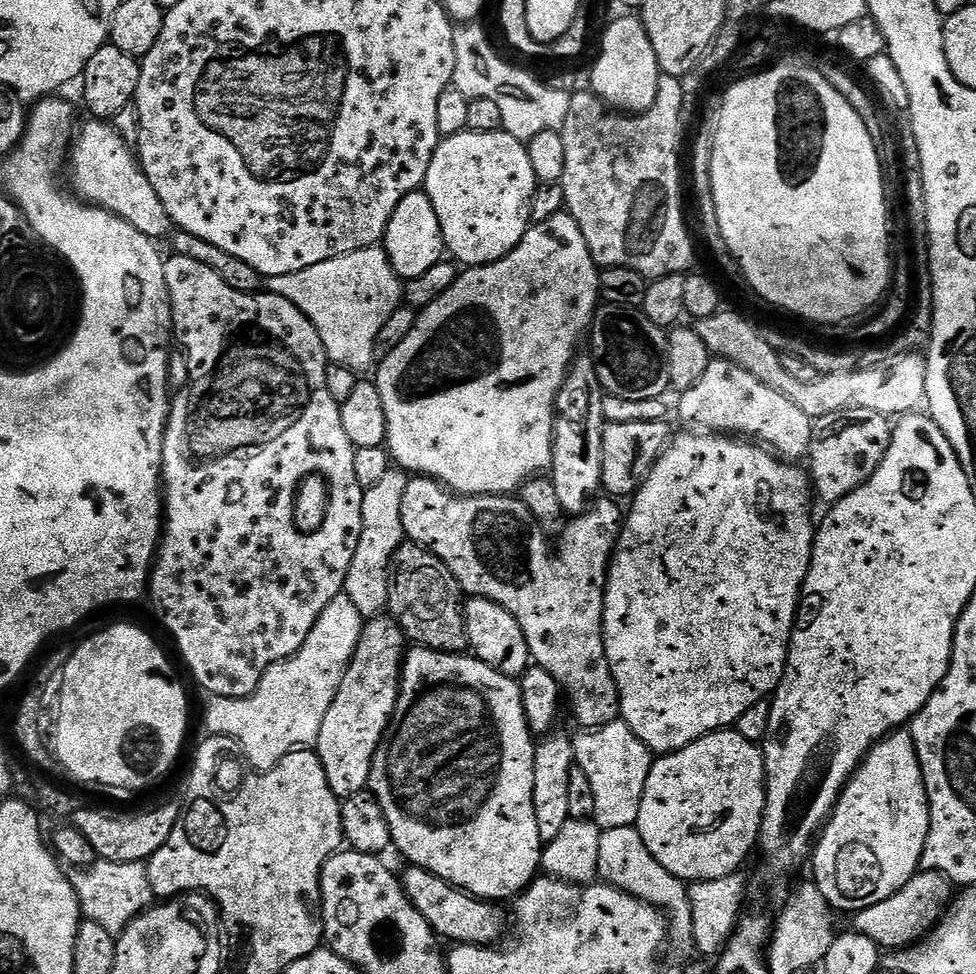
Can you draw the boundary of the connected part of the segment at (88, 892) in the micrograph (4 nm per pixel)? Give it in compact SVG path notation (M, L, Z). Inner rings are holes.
M97 859L88 868L71 869L68 880L76 891L83 919L98 922L98 926L110 930L110 934L115 937L128 929L135 916L148 911L154 904L147 863Z

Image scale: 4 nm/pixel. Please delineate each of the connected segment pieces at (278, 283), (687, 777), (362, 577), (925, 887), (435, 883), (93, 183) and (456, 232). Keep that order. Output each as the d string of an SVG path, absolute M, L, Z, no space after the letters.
M380 246L347 252L294 274L267 277L266 288L298 306L310 318L331 363L346 366L357 374L367 373L364 371L371 366L372 356L377 355L378 334L404 298L402 277Z
M735 730L711 732L690 746L653 759L650 778L634 827L642 834L646 850L679 880L717 880L739 873L740 863L757 847L766 806L764 754L759 743L742 738Z
M394 466L386 470L386 475L375 486L364 489L362 538L358 538L358 550L354 550L354 562L350 562L343 595L354 602L354 607L365 618L381 615L388 606L388 567L394 554L406 540L402 526L402 498L406 494L409 479L409 473Z
M920 870L910 878L910 882L906 882L906 886L902 886L902 890L890 898L855 913L851 917L851 927L866 934L881 949L907 948L916 941L923 940L940 923L940 917L944 915L953 896L954 885L941 872Z
M405 867L402 872L402 883L414 910L418 910L418 914L422 914L426 922L430 922L437 937L445 941L452 940L453 945L483 944L485 946L495 945L505 939L504 912L500 909L503 907L499 903L481 900L479 896L462 892L454 888L450 882L430 874L430 870L425 868Z
M95 118L89 119L84 129L75 133L70 145L70 164L72 160L72 184L75 195L97 208L115 212L134 230L146 234L154 242L167 237L173 231L172 219L166 214L166 206L154 194L150 178L140 168L140 161L133 145L120 136L120 131L111 123Z
M465 130L453 136L443 137L436 148L434 158L430 162L430 170L426 170L423 191L428 193L430 202L434 206L434 214L438 214L438 222L442 230L442 238L444 239L447 255L461 265L464 263L464 266L468 268L480 268L483 264L498 262L506 254L513 252L518 246L518 242L522 242L522 238L526 235L532 224L532 199L536 193L537 183L534 166L530 166L530 154L528 153L525 141L514 138L506 131L495 132L494 134L478 134L477 132Z

